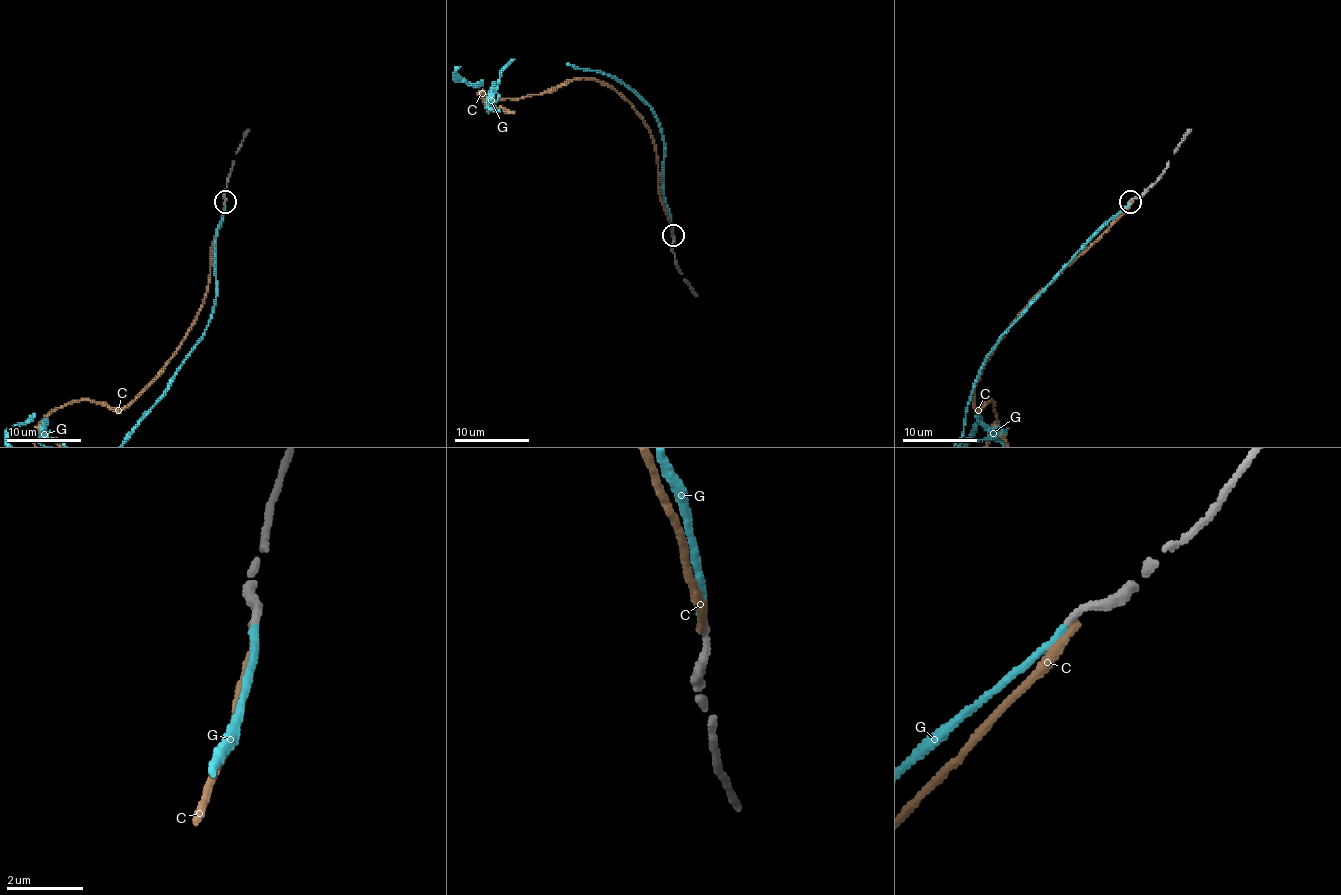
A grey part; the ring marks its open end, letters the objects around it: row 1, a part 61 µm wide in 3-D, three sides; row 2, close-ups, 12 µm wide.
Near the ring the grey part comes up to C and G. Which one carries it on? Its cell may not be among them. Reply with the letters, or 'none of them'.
G

